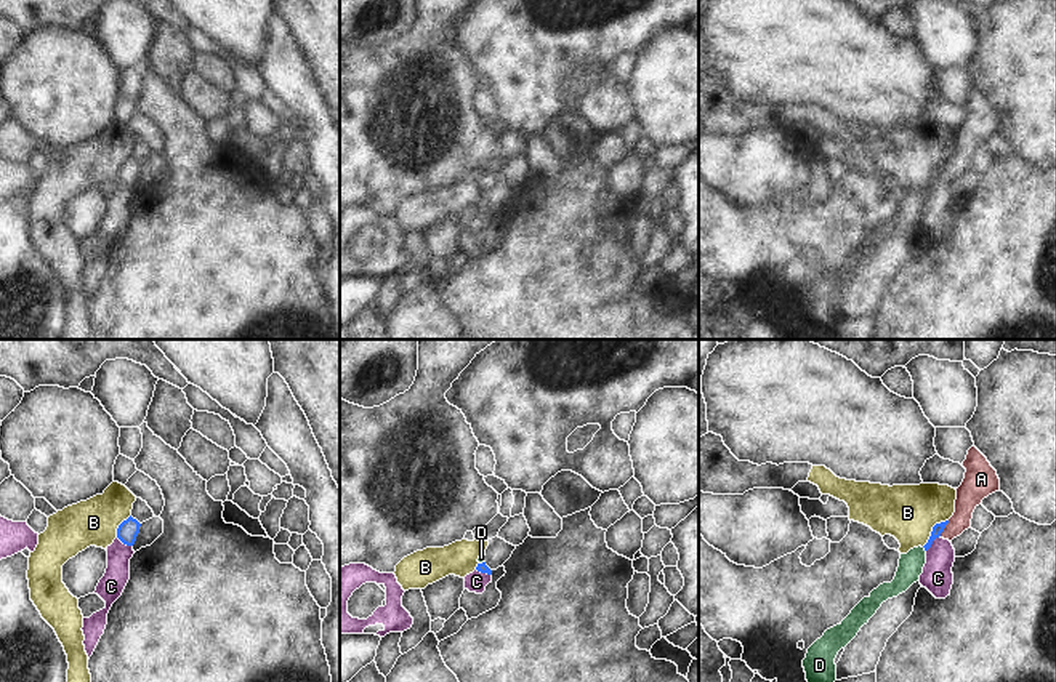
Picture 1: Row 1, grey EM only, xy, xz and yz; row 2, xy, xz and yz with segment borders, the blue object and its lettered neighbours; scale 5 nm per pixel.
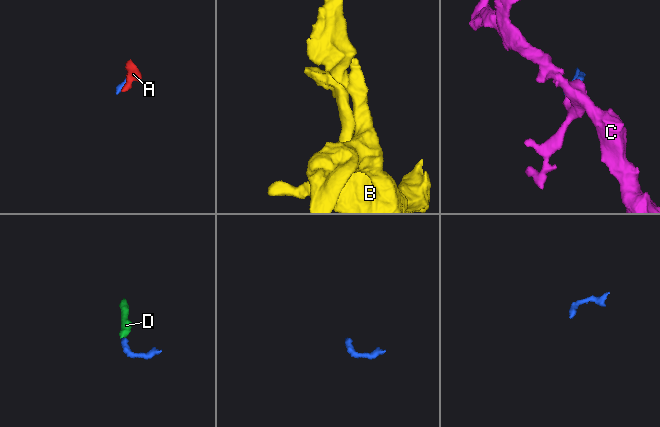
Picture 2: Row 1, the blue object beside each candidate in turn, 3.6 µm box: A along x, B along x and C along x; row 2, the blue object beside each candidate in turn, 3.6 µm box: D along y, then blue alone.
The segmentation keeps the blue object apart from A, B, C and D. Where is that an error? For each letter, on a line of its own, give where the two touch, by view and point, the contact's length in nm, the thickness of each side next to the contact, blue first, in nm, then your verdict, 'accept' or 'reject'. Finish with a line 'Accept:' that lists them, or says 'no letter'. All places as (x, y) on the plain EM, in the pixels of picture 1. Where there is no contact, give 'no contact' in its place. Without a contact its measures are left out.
A: contact yz (944, 168); length 90 nm; calibres 60 and 140 nm; reject
B: contact yz (933, 172); length 190 nm; calibres 60 and 280 nm; reject
C: contact yz (931, 184); length 110 nm; calibres 60 and 160 nm; reject
D: contact yz (925, 191); length 30 nm; calibres 60 and 130 nm; accept
Accept: D

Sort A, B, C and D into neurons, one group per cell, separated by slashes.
A C / B / D

